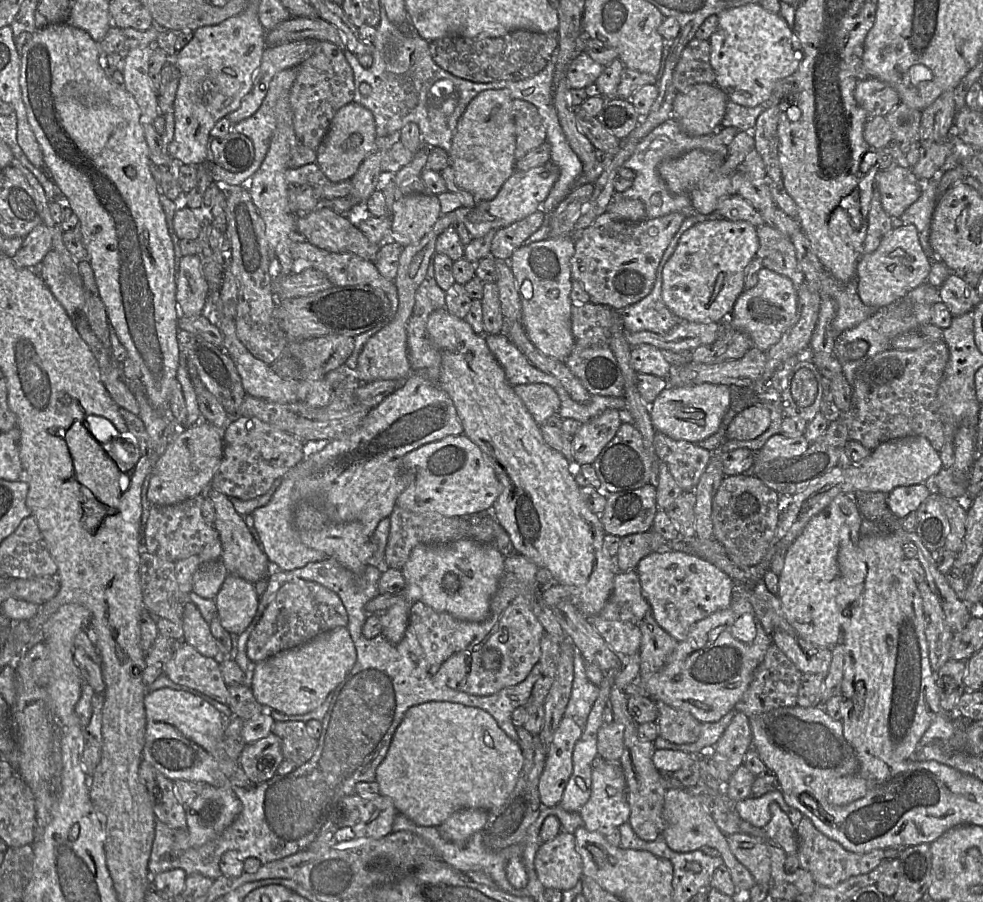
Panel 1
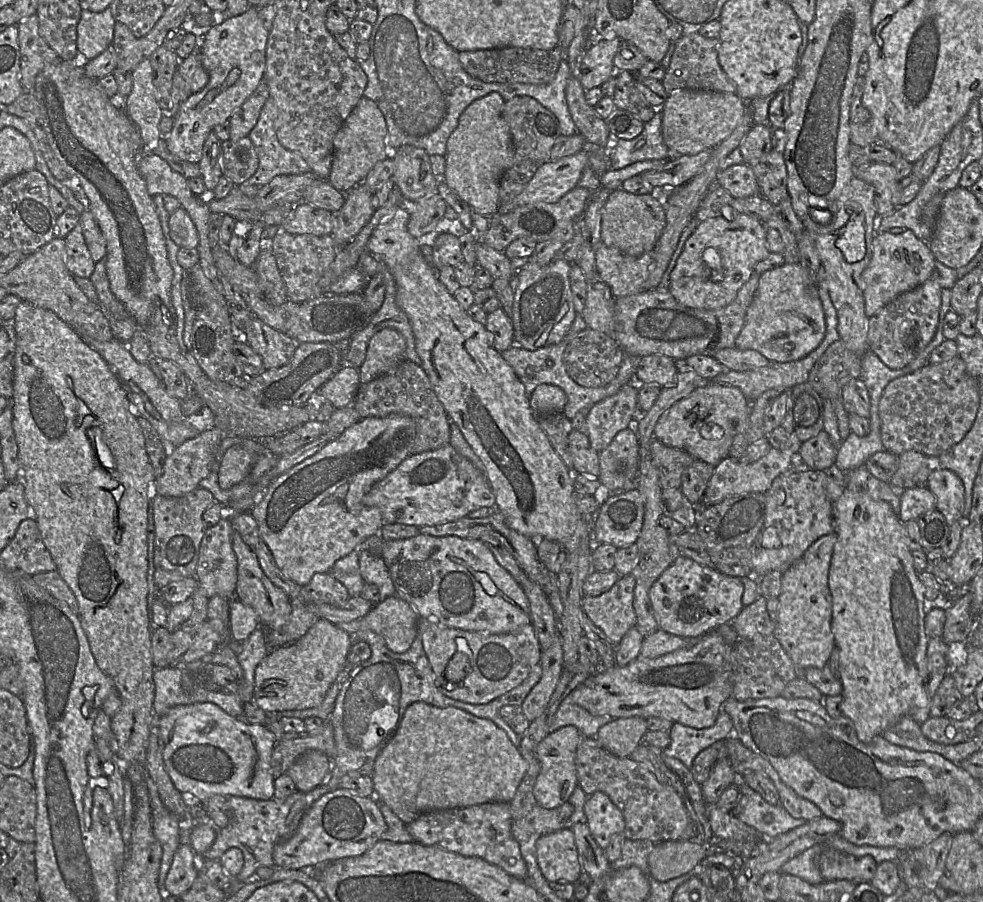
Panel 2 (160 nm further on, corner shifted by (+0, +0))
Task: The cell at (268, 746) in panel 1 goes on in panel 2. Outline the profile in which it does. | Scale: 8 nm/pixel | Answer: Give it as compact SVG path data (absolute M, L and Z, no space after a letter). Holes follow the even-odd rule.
M329 721L317 735L284 733L272 751L270 771L273 777L276 779L286 773L298 757L311 750L321 751L330 759L334 757L334 731Z

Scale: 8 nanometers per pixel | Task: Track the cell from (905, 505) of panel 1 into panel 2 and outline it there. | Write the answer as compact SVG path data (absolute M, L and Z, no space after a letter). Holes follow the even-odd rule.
M926 485L908 488L900 494L898 517L905 523L909 520L917 520L920 516L935 508L935 497Z

